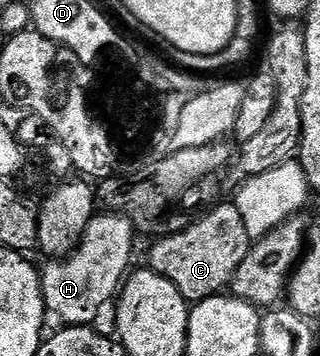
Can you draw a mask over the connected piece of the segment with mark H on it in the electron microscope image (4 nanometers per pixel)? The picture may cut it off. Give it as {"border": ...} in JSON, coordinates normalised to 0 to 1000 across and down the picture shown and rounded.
{"border":[[[300,598],[266,643],[256,683],[194,733],[150,736],[159,742],[131,753],[134,860],[188,896],[188,910],[294,910],[309,871],[363,837],[403,761],[422,649],[425,629],[381,598]]]}

